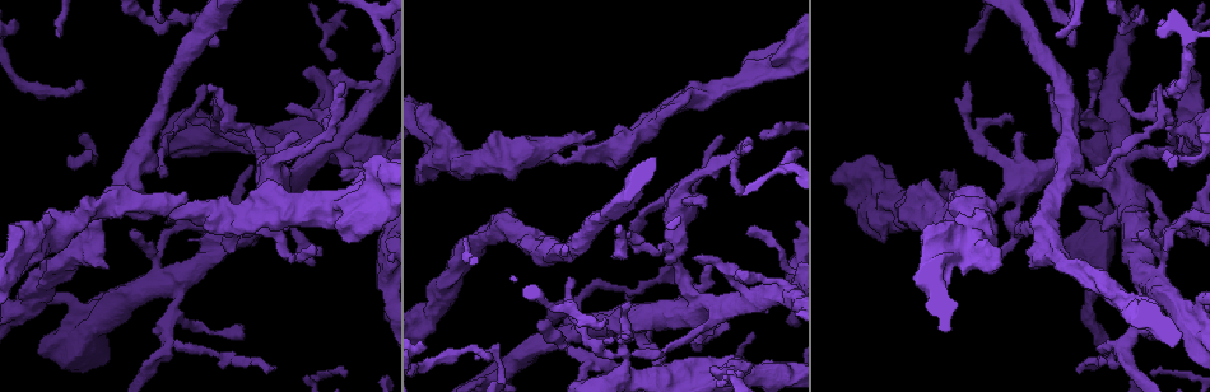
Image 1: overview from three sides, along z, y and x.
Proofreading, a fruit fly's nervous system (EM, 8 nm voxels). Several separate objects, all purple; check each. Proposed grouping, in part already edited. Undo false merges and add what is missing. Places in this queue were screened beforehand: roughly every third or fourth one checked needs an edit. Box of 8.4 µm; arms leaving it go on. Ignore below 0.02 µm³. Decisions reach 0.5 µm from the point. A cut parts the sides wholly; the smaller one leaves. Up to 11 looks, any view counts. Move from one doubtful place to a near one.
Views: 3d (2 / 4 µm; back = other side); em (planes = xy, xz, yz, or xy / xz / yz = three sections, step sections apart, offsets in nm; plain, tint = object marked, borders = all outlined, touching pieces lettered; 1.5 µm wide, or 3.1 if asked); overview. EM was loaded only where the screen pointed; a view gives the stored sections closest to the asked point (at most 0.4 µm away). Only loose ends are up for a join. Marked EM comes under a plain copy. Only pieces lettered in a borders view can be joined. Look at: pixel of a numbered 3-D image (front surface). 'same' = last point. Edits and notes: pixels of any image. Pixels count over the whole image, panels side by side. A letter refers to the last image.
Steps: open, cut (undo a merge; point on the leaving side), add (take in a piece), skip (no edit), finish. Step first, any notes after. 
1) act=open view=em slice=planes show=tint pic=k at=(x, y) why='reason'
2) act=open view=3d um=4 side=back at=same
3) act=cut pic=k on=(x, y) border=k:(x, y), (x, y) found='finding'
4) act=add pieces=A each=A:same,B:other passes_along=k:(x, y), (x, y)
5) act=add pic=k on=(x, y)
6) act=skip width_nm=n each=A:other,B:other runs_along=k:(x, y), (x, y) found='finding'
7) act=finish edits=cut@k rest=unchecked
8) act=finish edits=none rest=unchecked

act=open view=3d um=2 pic=1 at=(210, 122) why='thin neck'

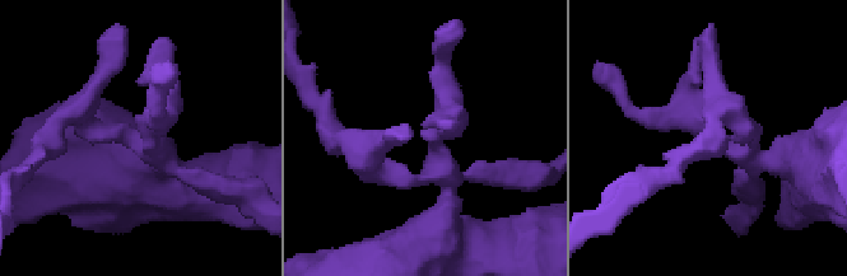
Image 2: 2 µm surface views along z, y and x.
act=open view=em slice=planes show=borders pic=2 at=(132, 139) why='shape alone is not enough'

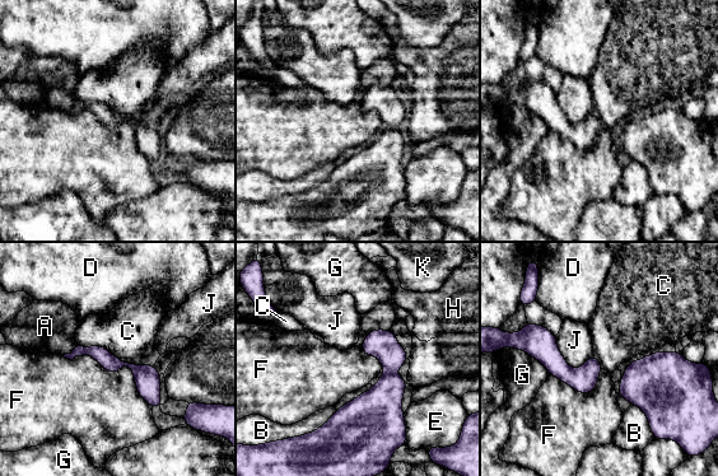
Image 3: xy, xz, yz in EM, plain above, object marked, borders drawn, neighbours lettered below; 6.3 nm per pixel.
act=cut pic=3 on=(380, 407) each=A:other,B:other,C:other,D:other,E:other,F:other,G:other,H:other,J:other,K:other border=3:(387, 369), (394, 372) found='a second neuron is stuck on'

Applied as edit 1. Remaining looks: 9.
act=open view=em slice=planes show=borders pic=1 at=(1131, 334) why='abrupt turn'

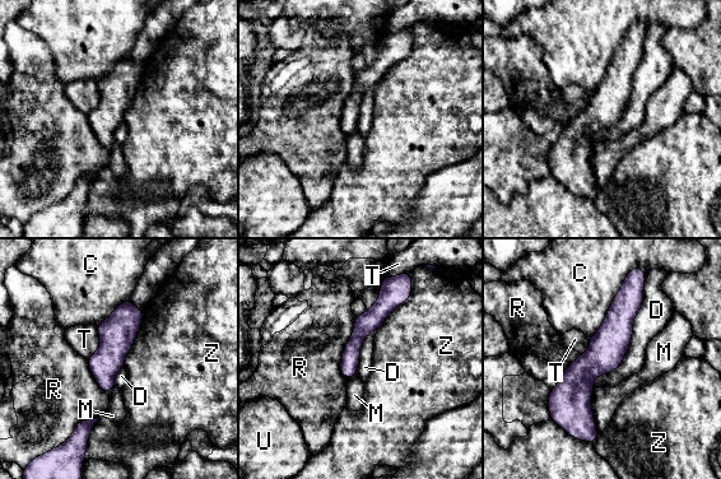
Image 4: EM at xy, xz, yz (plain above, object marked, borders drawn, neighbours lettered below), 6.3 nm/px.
act=skip width_nm=220 each=C:other,D:other,M:other,R:other,T:other,U:other,Z:other border=4:(143, 311), (140, 328), (122, 366) found='continuous, no second neuron'

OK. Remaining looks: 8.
act=open view=3d um=4 pic=1 at=(107, 267) why='an open end'

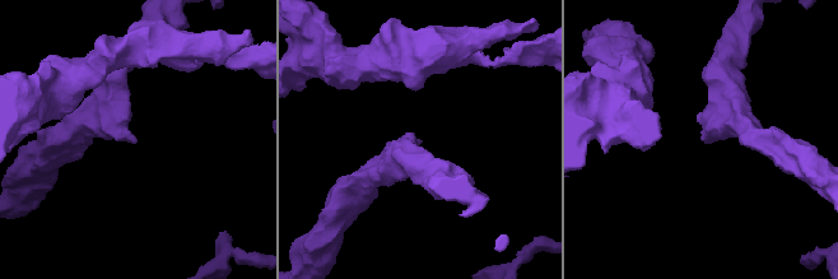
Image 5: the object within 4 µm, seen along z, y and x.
act=open view=em slice=planes show=tint pic=5 at=(134, 141)

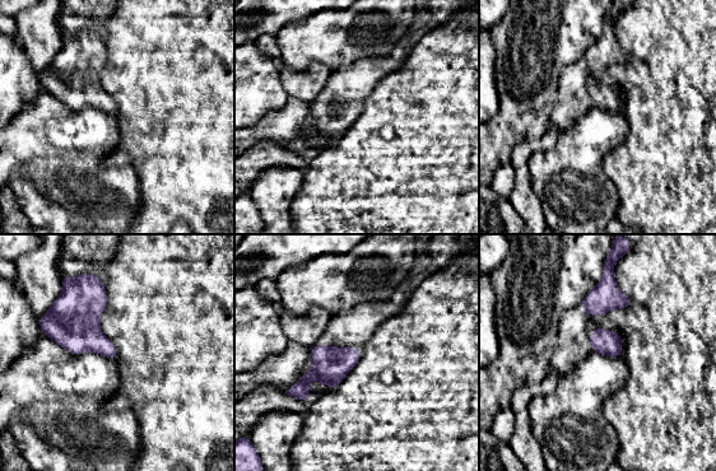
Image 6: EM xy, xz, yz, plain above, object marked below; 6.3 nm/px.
act=open view=em slice=planes show=borders at=same

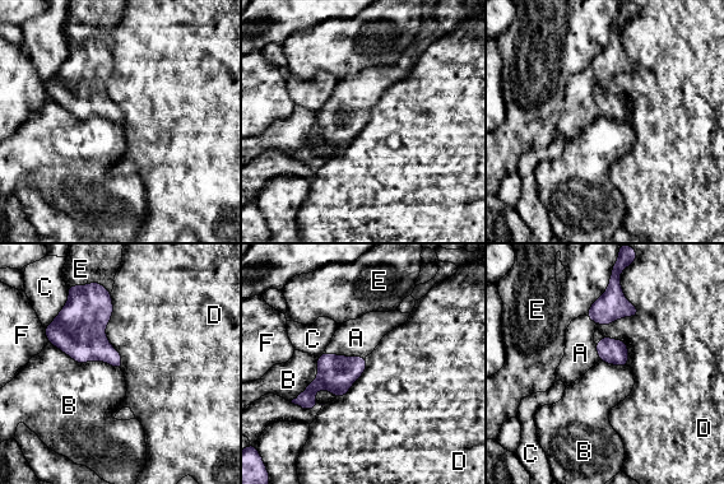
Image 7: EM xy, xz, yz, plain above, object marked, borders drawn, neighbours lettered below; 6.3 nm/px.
act=add pieces=A longest_contact=B:480nm each=A:same,B:other,C:other,D:other,E:other,F:other found='it goes on there'

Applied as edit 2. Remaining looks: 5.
act=open view=overview

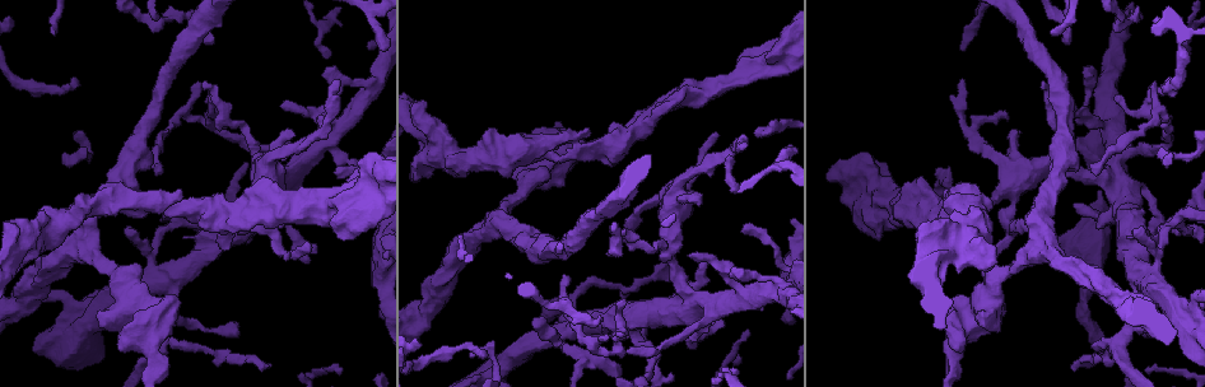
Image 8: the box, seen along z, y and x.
act=open view=3d um=2 pic=8 at=(559, 158) why='branch stops here'

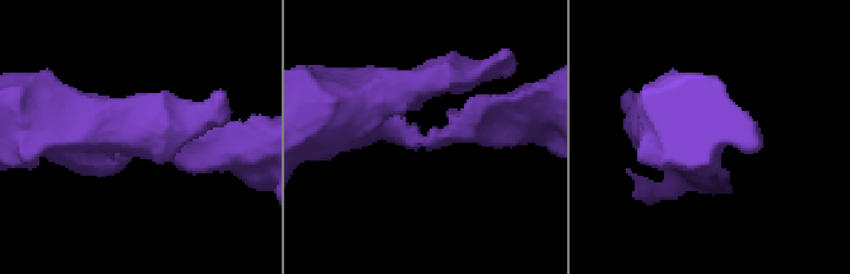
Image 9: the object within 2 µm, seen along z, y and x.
act=open view=em slice=planes show=borders pic=9 at=(421, 144) why='shape alone is not enough'

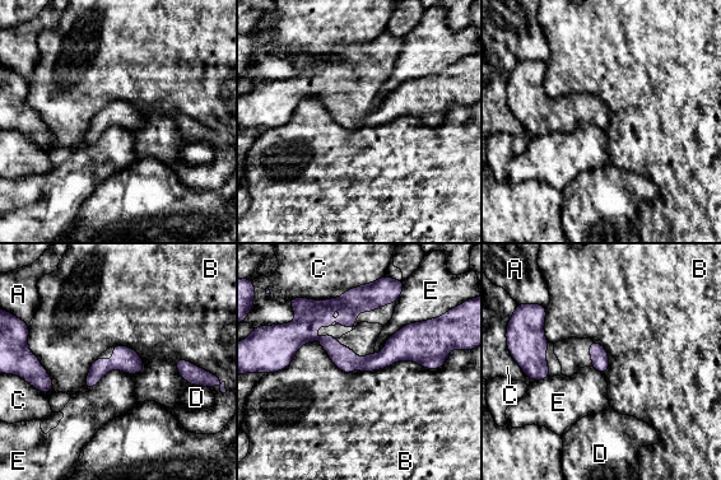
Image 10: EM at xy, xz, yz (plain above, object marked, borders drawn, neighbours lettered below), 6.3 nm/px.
act=skip each=A:other,B:other,C:other,D:other,E:other border=10:(131, 374), (110, 369), (85, 390) found='no lettered piece goes on from it'

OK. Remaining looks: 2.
act=open view=em slice=planes show=borders pic=8 at=(778, 163) why='branch point'

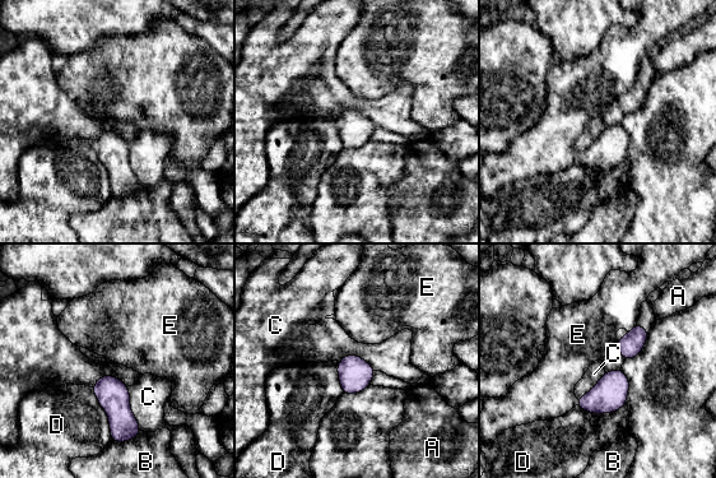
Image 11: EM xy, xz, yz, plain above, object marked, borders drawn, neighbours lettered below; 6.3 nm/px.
act=skip longest_contact=D:360nm each=A:other,B:other,C:other,D:other,E:other found='one neuron here'

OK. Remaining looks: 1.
act=finish edits=cut@3,add@7 rest=unchecked

